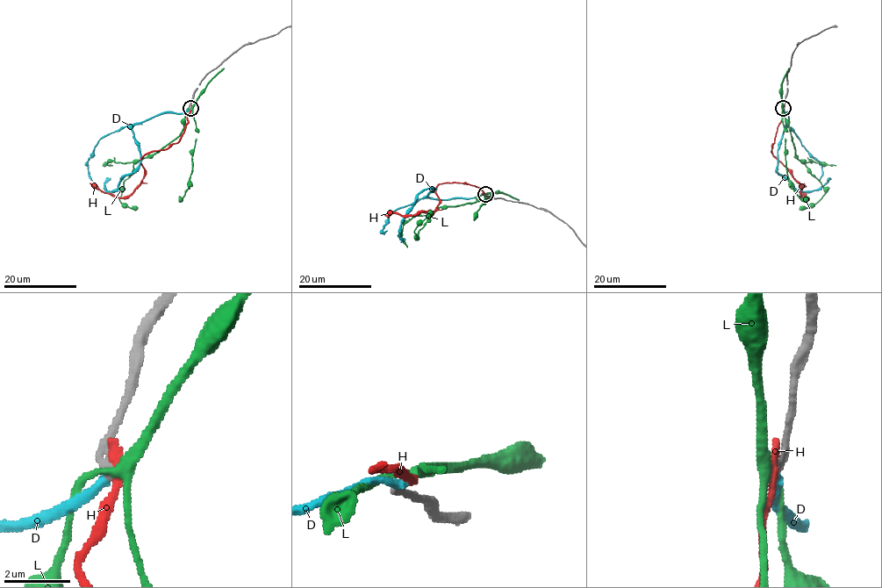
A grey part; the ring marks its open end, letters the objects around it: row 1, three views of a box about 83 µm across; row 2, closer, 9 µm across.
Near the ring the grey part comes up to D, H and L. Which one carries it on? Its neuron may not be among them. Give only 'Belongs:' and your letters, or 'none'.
Belongs: none

